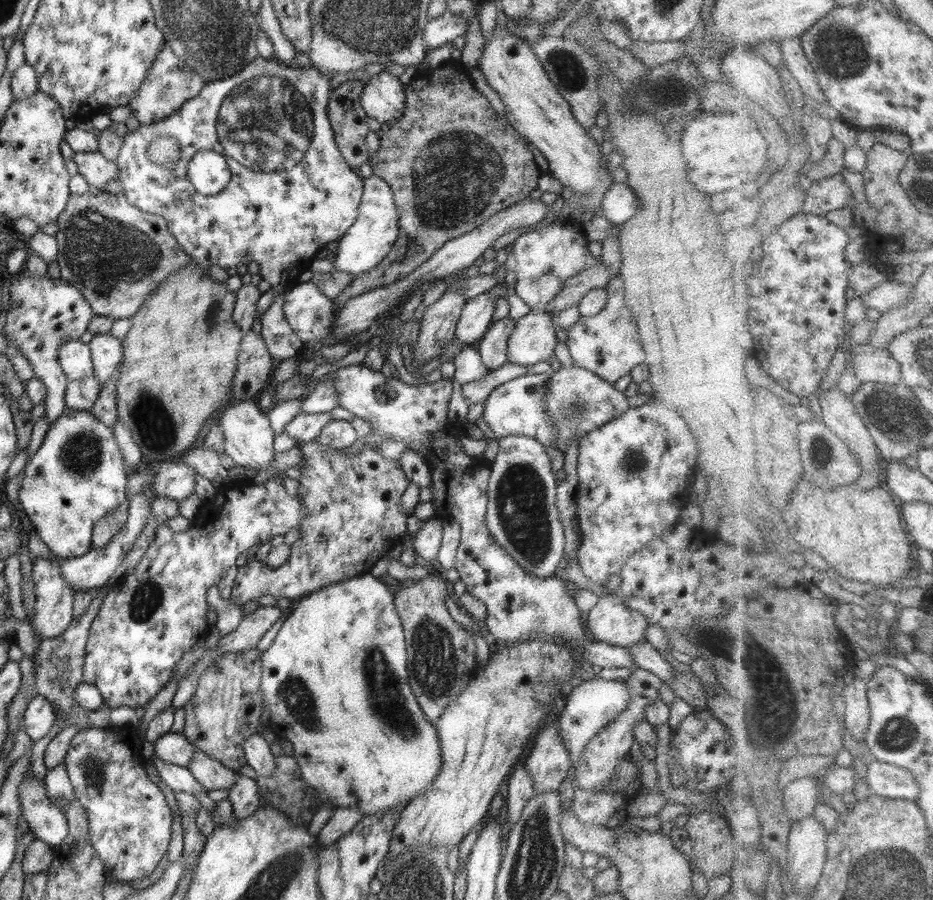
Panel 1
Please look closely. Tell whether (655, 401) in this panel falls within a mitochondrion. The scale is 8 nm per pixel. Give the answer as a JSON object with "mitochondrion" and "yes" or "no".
{"mitochondrion":"no"}

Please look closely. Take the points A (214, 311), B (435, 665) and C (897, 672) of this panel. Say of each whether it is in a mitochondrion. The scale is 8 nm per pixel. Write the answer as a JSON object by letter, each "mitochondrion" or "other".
{"A":"mitochondrion","B":"mitochondrion","C":"other"}

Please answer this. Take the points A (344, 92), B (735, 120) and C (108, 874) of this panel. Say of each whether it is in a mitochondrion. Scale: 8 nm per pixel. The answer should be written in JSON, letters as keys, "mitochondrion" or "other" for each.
{"A":"other","B":"other","C":"other"}

